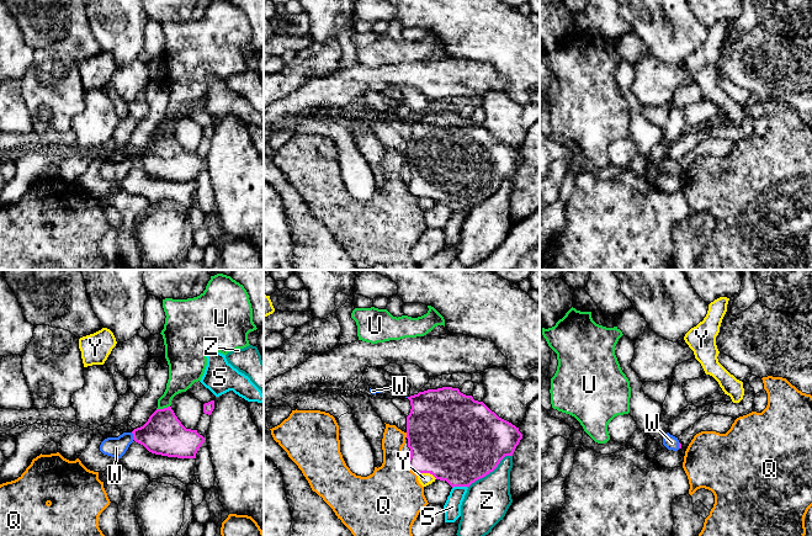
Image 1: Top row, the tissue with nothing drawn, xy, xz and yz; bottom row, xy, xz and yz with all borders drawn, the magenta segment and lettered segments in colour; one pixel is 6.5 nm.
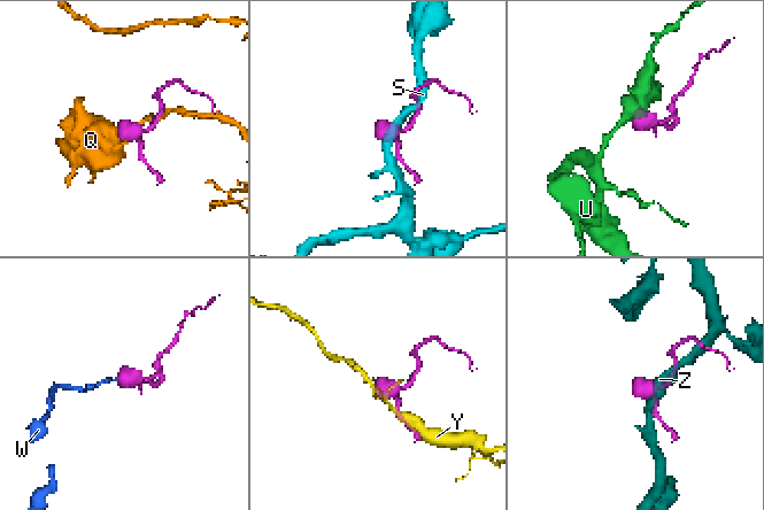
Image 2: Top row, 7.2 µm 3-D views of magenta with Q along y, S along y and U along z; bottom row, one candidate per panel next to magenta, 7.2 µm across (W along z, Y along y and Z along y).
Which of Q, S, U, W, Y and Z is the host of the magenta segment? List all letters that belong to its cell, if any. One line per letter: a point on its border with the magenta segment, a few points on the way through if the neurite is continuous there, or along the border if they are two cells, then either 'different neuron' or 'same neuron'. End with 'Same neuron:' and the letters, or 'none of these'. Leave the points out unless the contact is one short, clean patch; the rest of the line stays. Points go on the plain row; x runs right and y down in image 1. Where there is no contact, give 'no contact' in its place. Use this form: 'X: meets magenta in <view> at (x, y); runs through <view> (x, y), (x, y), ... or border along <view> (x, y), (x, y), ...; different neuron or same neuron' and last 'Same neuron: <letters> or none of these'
Q: meets magenta in xz at (410, 192); different neuron
S: meets magenta in xz at (460, 210); different neuron
U: meets magenta in xy at (164, 132); border along xy (169, 129), (157, 133); different neuron
W: meets magenta in xy at (133, 160); runs through xy (163, 158), (133, 160), (127, 162), (116, 171); same neuron
Y: meets magenta in xz at (428, 196); different neuron
Z: meets magenta in xz at (489, 196); different neuron
Same neuron: W

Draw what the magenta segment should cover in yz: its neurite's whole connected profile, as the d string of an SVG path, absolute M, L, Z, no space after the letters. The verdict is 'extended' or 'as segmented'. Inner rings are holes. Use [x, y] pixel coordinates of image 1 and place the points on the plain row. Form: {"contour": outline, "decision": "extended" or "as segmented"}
{"contour": "M667 156L663 161L663 169L668 173L668 174L673 174L673 175L678 175L679 173L681 173L681 168L679 166L678 161L670 159L669 156Z", "decision": "extended"}

